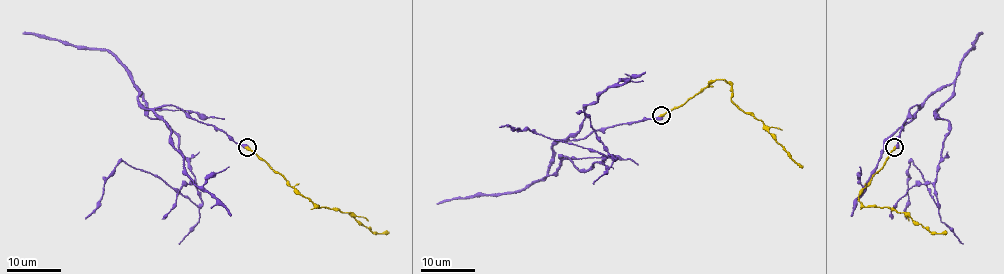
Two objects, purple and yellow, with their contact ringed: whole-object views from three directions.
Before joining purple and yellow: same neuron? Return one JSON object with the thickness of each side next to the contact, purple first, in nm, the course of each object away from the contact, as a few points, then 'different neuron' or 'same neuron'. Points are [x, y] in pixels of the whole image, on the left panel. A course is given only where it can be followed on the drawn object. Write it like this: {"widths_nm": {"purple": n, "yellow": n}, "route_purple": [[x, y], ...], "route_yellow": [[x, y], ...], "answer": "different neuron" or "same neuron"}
{"widths_nm": {"purple": 600, "yellow": 360}, "route_purple": [[247, 146], [174, 106], [145, 108], [134, 84], [149, 116], [178, 137], [202, 202], [121, 161], [85, 218]], "route_yellow": [[247, 148], [316, 206], [349, 213], [372, 232], [388, 232]], "answer": "same neuron"}

